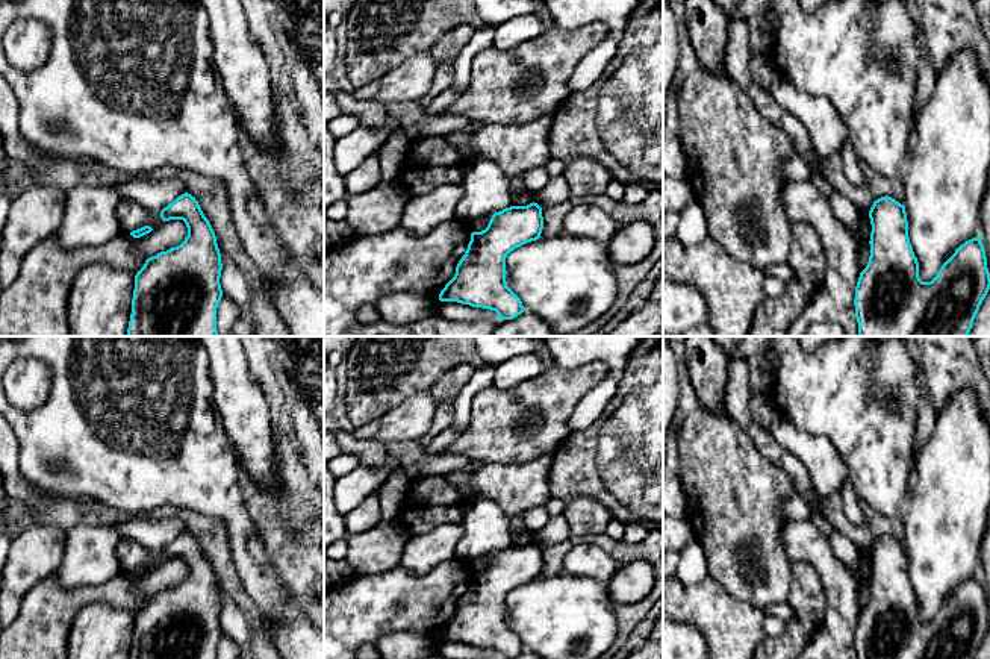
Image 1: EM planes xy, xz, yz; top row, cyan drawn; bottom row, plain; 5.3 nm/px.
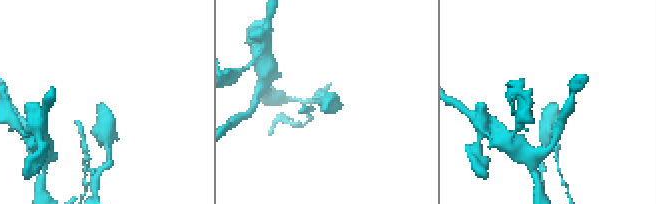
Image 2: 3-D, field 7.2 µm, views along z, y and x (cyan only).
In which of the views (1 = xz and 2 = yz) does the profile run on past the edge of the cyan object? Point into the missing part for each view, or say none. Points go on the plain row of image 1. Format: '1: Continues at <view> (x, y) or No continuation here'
1: No continuation here
2: No continuation here

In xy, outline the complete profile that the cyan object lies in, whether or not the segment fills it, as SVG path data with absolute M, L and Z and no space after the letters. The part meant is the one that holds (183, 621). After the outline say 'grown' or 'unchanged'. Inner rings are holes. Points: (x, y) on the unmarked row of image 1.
M188 532L163 547L160 557L183 559L188 576L180 585L148 597L136 612L130 659L216 659L216 647L223 636L219 623L223 603L209 559L195 536Z | unchanged

